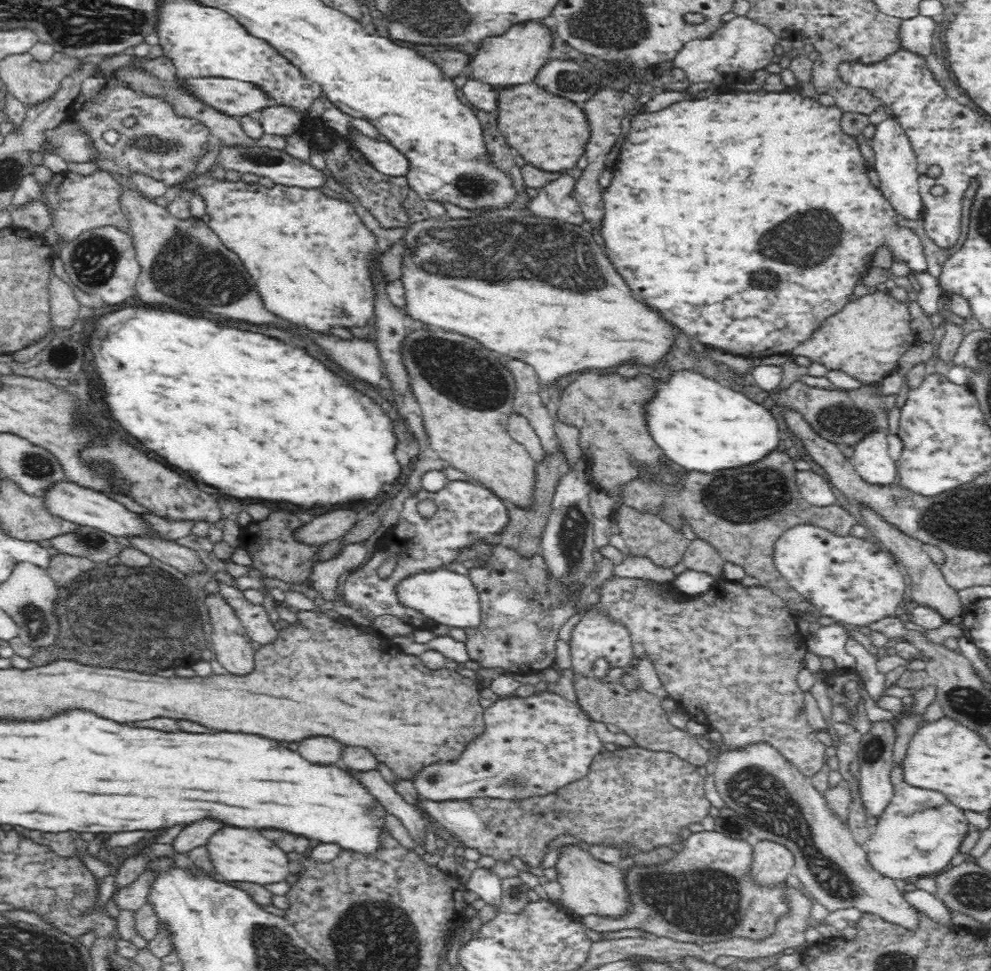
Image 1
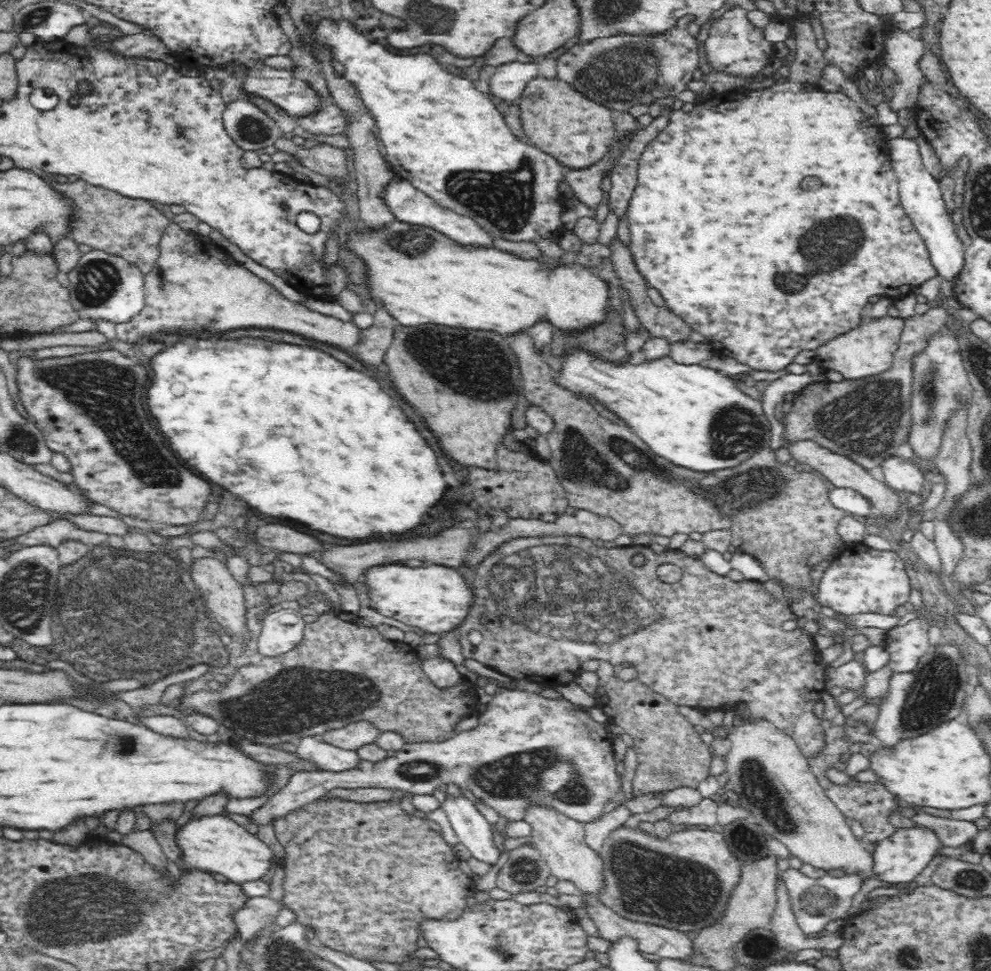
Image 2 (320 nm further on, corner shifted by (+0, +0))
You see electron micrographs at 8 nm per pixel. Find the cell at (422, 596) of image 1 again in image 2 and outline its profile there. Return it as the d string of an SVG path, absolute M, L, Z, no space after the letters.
M391 563L370 568L362 577L368 586L370 607L424 633L442 636L454 632L469 616L475 602L473 589L458 569L431 564L412 567Z

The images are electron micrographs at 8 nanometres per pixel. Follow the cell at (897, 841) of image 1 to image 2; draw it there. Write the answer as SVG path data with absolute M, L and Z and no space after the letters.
M928 825L910 826L894 829L887 837L876 842L873 852L873 869L875 877L884 882L906 884L922 872L926 865L942 848L940 837Z

